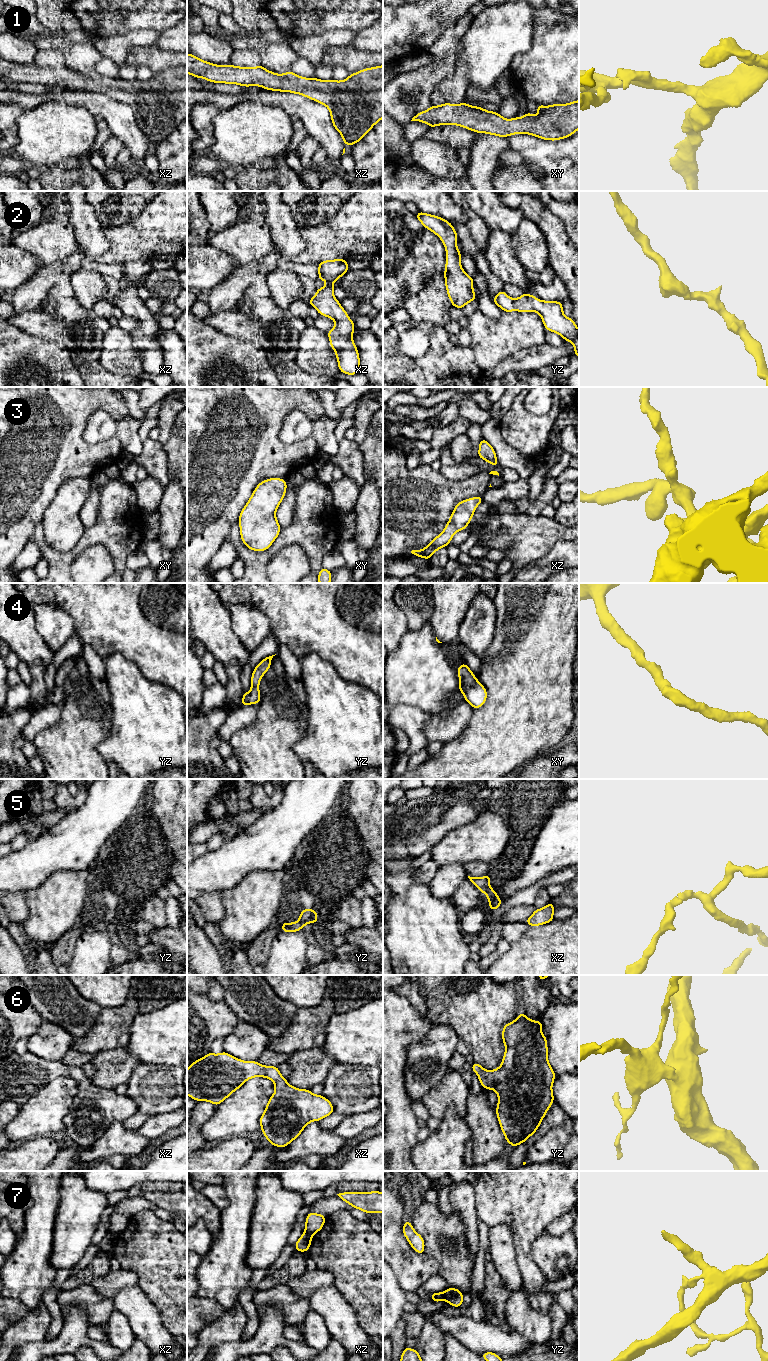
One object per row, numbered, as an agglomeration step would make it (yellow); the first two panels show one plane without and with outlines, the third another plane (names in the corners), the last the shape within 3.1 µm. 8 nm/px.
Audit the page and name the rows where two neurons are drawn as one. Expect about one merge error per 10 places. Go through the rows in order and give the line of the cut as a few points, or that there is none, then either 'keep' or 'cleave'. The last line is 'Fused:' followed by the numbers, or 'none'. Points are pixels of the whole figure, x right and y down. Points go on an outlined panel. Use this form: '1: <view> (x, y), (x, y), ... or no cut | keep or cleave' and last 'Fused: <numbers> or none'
1: no cut | keep
2: no cut | keep
3: no cut | keep
4: no cut | keep
5: no cut | keep
6: no cut | keep
7: xz (304, 1231), (311, 1235) | cleave
Fused: 7

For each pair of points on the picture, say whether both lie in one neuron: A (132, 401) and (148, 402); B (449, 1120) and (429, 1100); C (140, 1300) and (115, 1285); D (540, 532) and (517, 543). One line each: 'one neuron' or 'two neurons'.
A: two neurons
B: two neurons
C: two neurons
D: one neuron

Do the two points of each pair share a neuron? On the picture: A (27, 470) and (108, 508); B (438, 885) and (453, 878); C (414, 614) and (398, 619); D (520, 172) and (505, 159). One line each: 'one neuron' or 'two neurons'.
A: one neuron
B: one neuron
C: two neurons
D: two neurons

